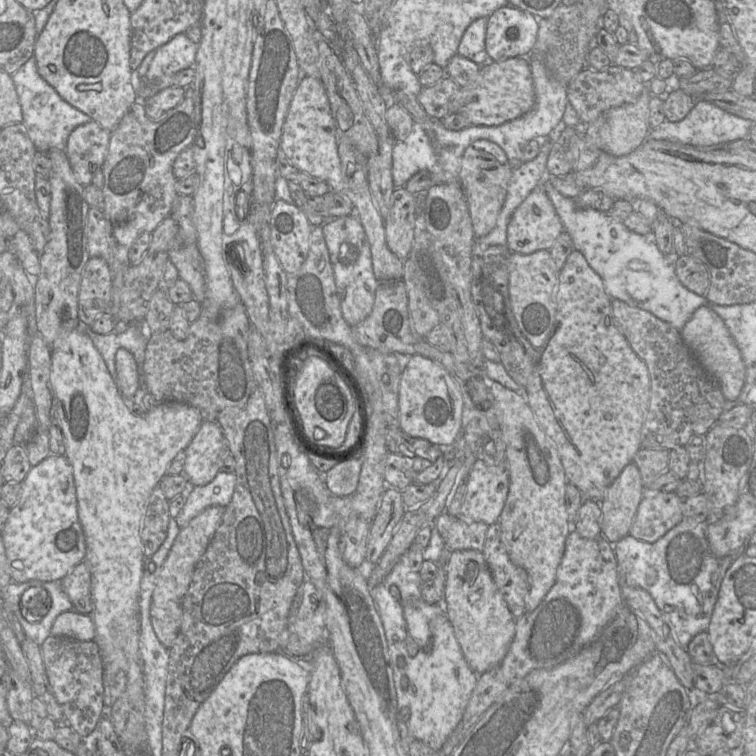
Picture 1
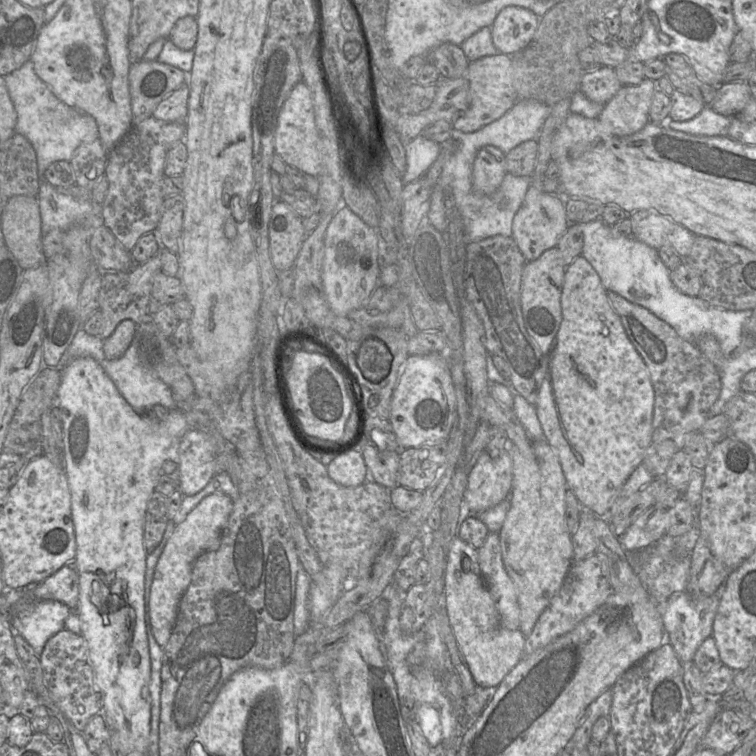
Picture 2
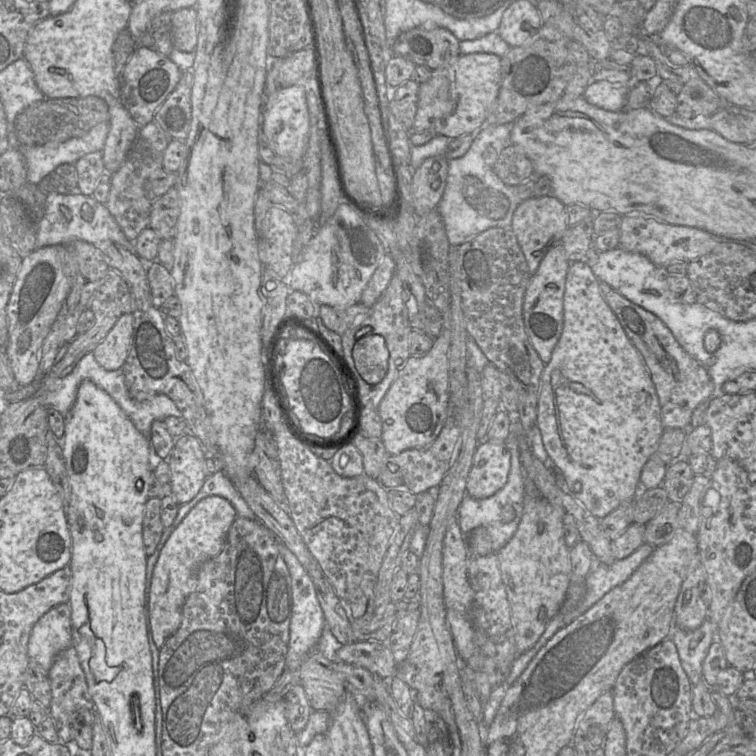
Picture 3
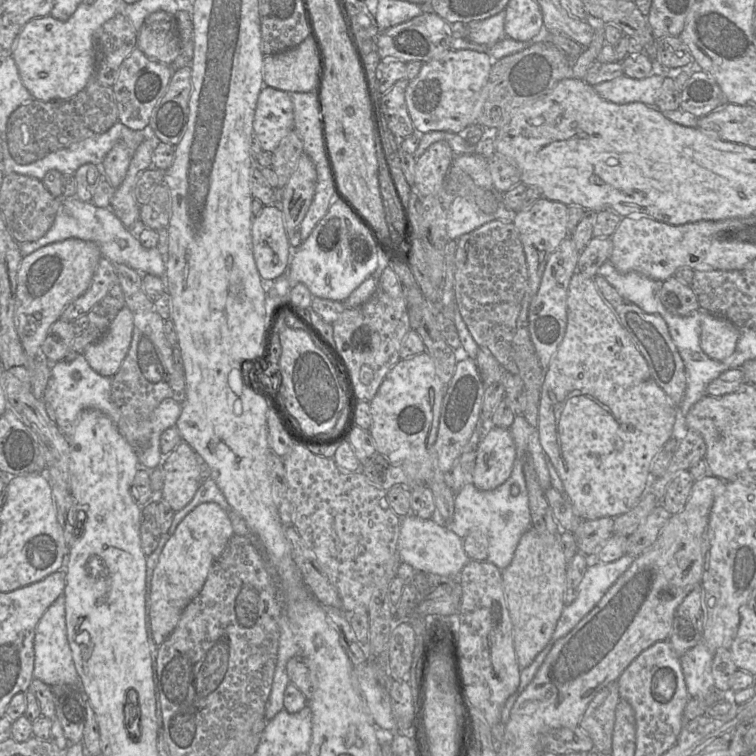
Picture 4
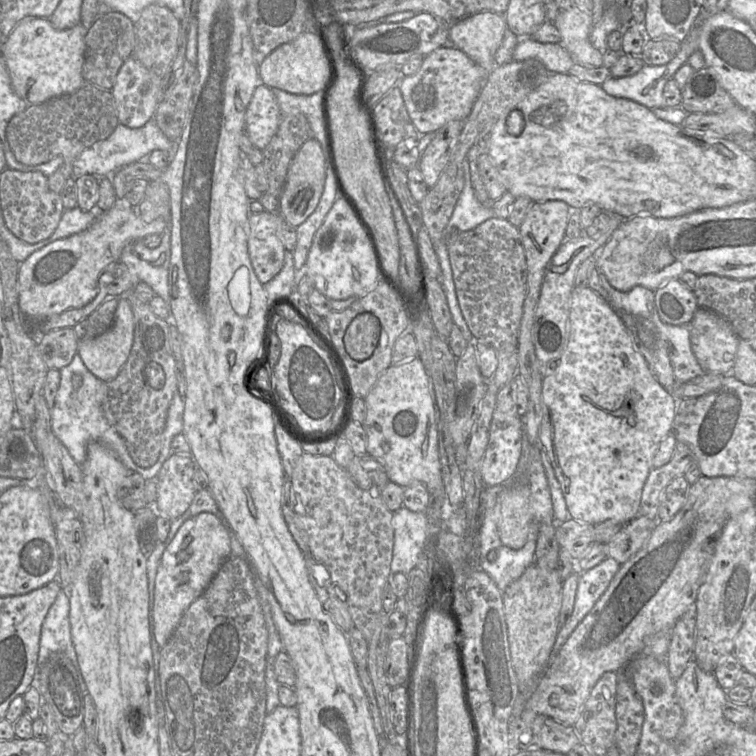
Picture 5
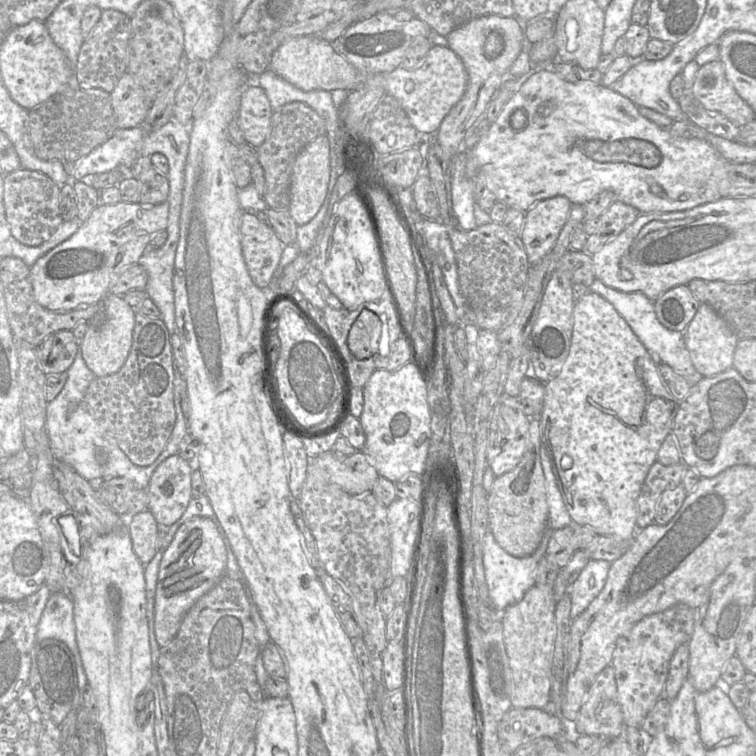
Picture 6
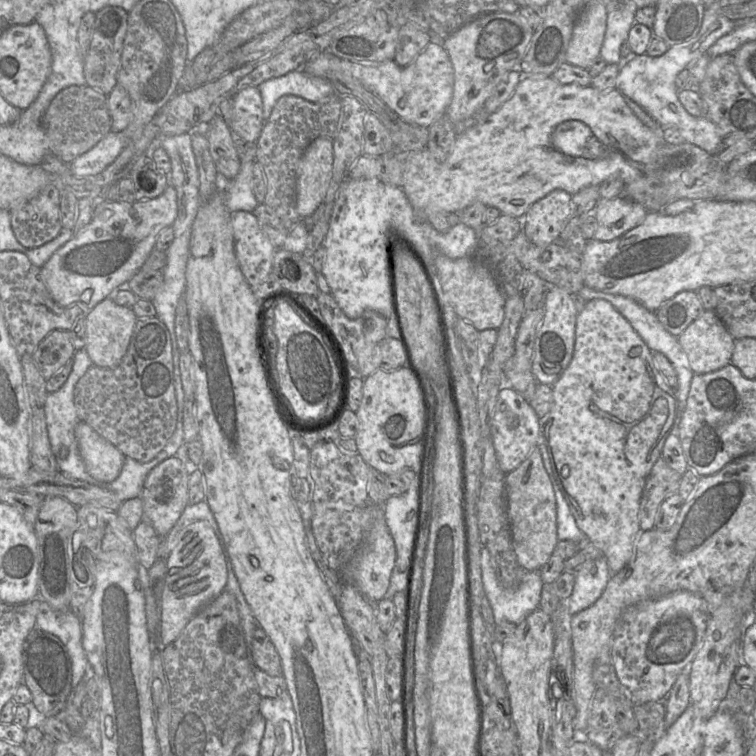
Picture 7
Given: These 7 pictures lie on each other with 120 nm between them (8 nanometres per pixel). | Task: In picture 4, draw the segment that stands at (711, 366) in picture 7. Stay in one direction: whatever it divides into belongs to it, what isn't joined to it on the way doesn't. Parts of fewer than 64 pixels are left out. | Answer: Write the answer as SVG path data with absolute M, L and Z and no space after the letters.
M700 311L700 348L711 359L722 361L736 348L739 329L729 320Z

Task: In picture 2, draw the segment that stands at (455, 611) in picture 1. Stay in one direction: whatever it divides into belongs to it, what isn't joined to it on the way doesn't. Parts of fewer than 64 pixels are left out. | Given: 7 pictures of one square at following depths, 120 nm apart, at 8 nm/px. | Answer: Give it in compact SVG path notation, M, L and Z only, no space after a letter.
M458 536L447 553L444 592L453 634L475 684L496 688L524 656L525 637L520 629L509 630L501 625L494 600L481 577L477 549Z

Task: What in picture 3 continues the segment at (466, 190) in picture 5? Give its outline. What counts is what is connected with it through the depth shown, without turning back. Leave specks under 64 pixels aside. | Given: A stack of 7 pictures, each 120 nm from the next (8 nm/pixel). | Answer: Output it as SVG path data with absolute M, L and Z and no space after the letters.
M486 141L481 145L486 147L475 144L463 156L449 160L446 187L437 210L443 218L449 243L453 246L459 246L492 227L512 229L512 217L522 202L516 186L505 184L483 158L489 145L500 149L500 144L505 143L496 142Z

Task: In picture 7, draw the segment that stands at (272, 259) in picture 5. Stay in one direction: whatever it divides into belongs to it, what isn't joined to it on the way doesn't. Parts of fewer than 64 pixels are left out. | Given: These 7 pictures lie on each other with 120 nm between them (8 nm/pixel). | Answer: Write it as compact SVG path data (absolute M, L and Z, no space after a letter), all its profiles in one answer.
M239 210L231 213L231 226L240 270L250 286L258 285L271 272L276 248L253 212Z

